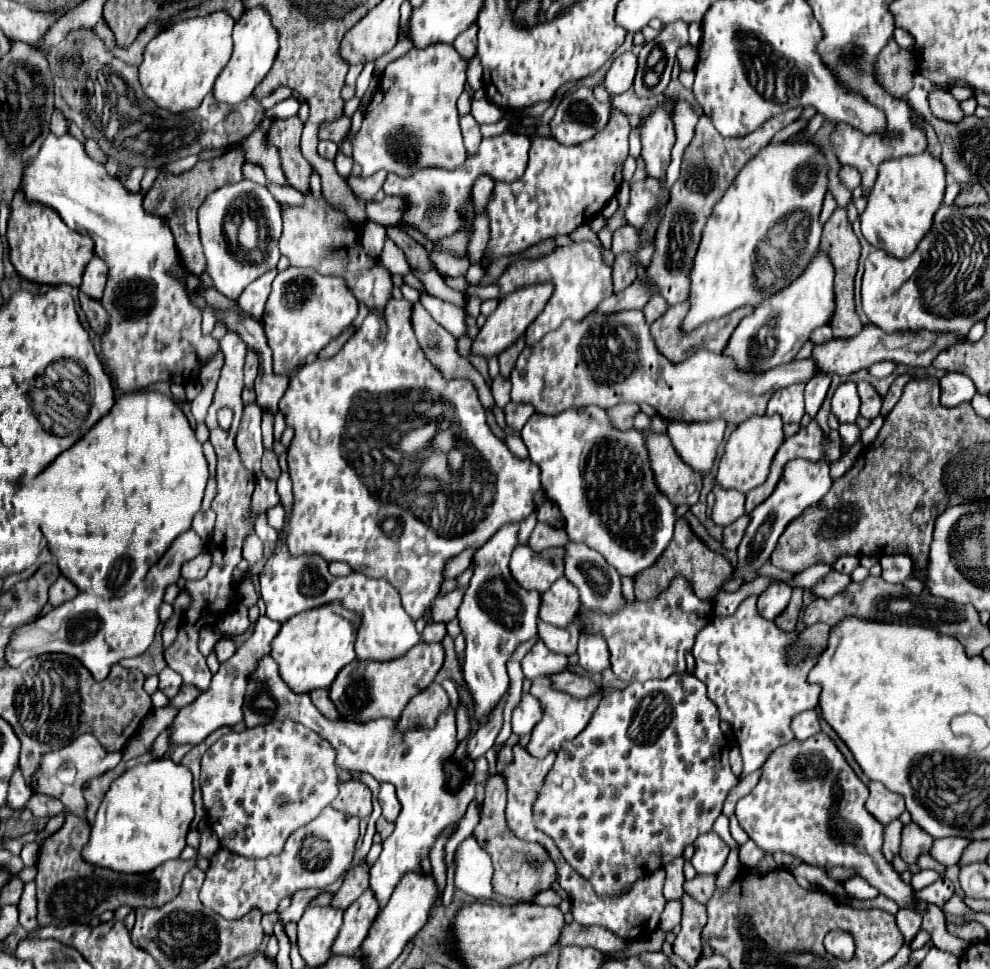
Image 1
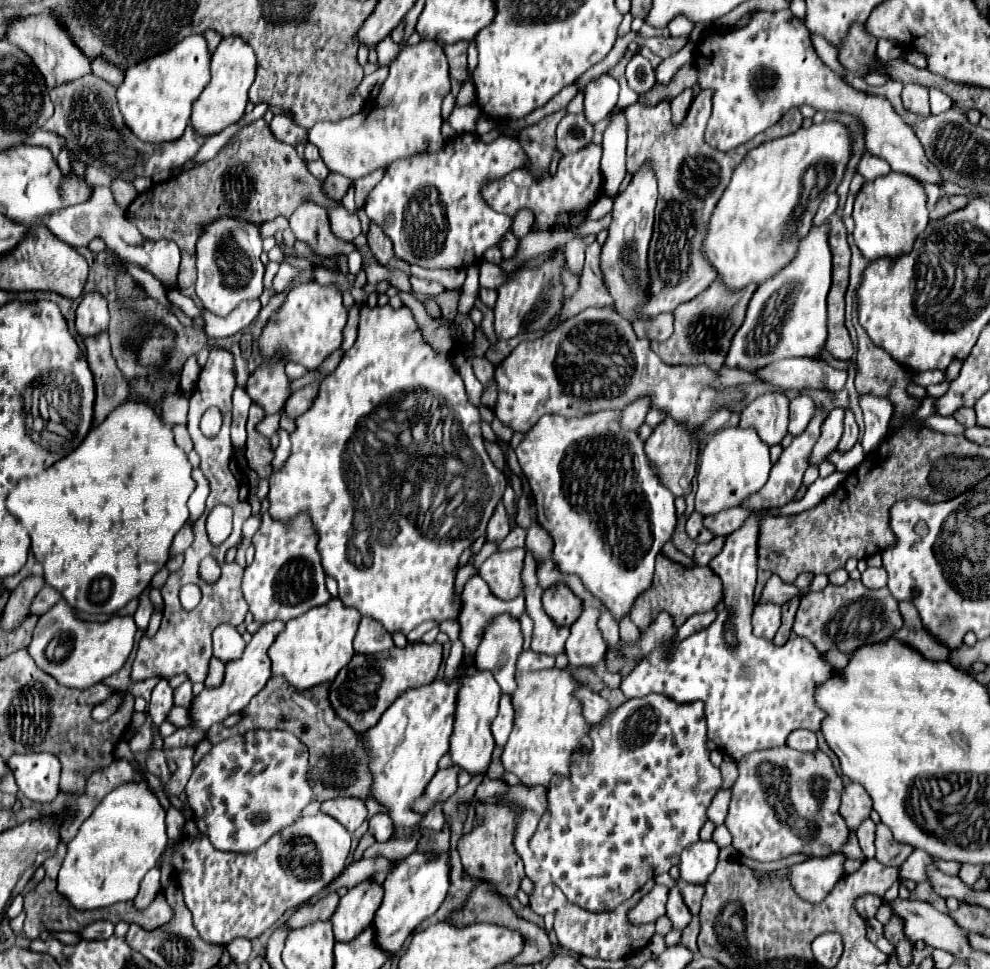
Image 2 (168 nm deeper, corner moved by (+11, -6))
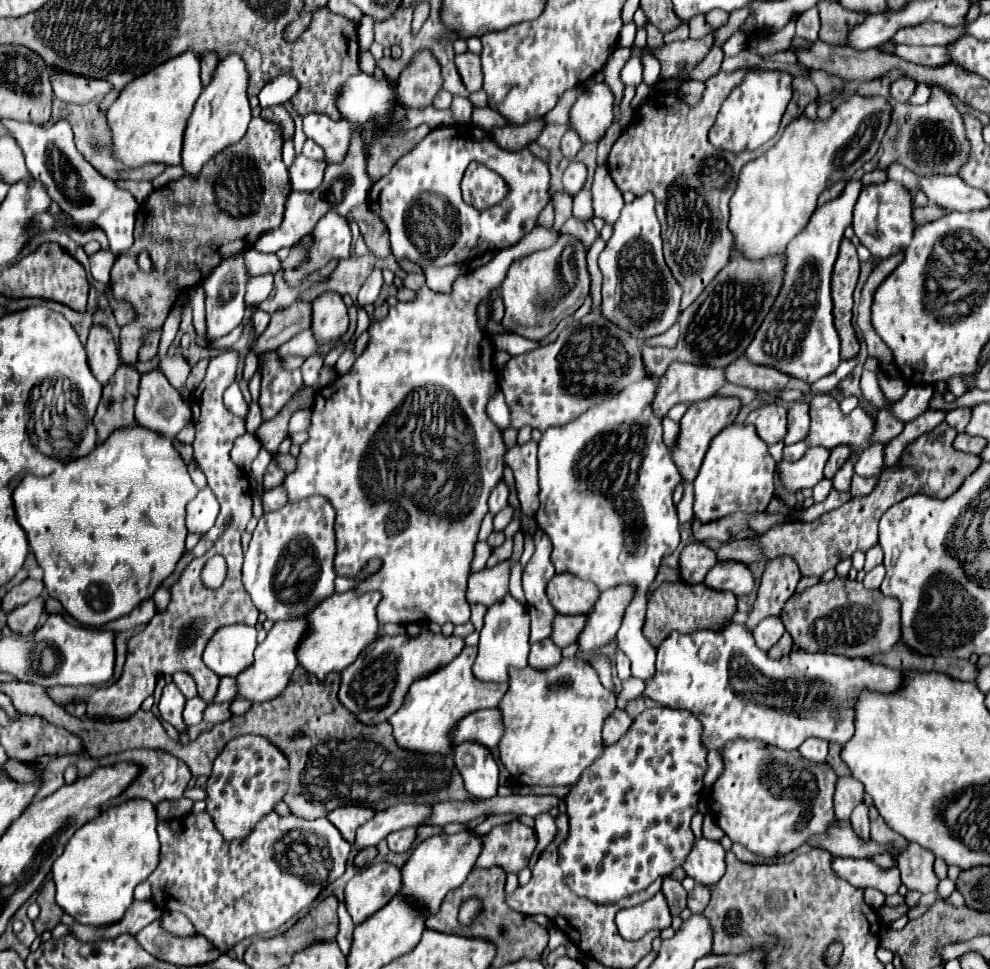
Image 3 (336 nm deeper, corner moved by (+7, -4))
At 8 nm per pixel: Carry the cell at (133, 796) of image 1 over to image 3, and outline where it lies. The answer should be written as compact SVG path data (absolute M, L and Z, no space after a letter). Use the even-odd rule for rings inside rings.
M127 799L109 807L93 821L85 823L69 839L63 855L53 863L53 881L57 885L59 907L73 915L83 925L107 925L119 921L133 903L133 891L143 879L147 879L159 865L159 835L157 835L157 811L147 799Z

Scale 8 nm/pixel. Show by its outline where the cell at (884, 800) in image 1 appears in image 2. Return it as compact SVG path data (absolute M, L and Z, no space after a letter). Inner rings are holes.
M861 785L843 789L839 813L841 813L841 817L847 821L847 827L849 827L849 829L851 829L851 827L857 829L859 823L869 817L871 809L873 809L873 801L871 801L869 793L867 793Z

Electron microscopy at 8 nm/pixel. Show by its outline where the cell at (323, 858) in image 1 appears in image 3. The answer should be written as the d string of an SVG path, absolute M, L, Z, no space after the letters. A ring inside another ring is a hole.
M203 811L199 815L175 817L159 823L161 861L159 867L135 889L135 899L147 899L159 905L159 885L165 885L167 899L163 909L181 911L193 923L195 931L205 935L221 953L227 953L241 939L261 935L281 927L287 919L303 911L335 879L345 873L351 845L341 837L327 817L301 819L295 815L267 815L243 843L227 843Z

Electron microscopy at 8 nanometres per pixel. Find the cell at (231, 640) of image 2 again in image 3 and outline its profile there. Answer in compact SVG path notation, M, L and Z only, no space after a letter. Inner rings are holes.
M227 625L215 631L209 639L203 661L219 677L237 677L245 667L253 663L253 651L257 647L257 631L249 625Z

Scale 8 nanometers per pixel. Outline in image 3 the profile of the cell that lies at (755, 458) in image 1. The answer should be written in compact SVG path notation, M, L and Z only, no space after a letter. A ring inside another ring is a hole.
M731 425L725 427L709 445L709 451L703 459L695 487L695 517L703 523L727 517L735 511L751 513L765 511L773 497L773 471L775 459L767 451L767 443L757 435L755 427L749 425Z

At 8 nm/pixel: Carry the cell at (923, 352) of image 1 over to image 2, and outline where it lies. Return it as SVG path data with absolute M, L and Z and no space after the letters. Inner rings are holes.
M781 359L773 361L771 365L765 365L763 369L757 369L755 375L781 391L795 389L827 389L831 393L837 393L843 389L847 371L833 369L823 359Z

